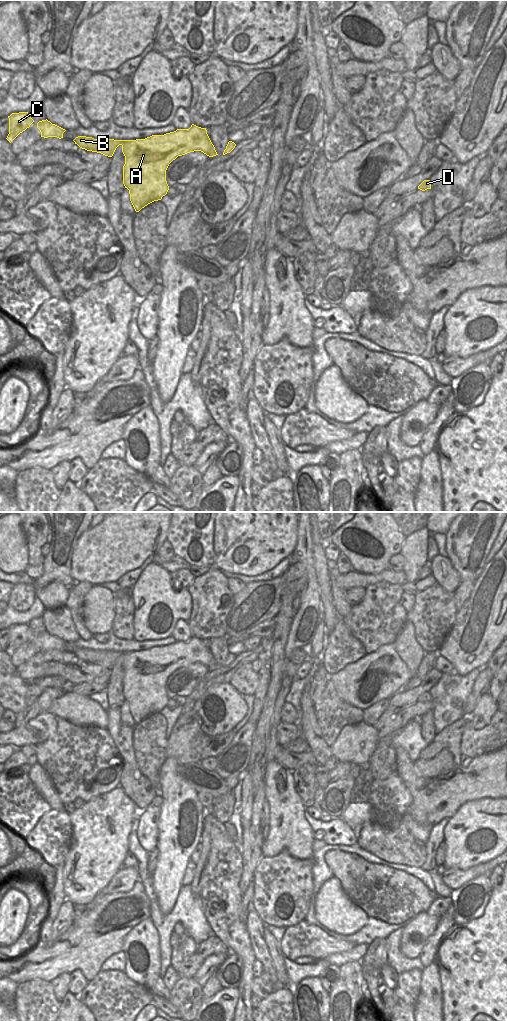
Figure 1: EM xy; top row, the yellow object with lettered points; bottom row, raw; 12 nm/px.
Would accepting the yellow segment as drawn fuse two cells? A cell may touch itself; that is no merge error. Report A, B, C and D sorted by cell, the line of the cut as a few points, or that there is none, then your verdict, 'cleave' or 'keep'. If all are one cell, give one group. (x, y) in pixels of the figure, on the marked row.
groups A B C D; cut none; keep

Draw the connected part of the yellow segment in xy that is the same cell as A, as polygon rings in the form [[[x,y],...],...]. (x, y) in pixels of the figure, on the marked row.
[[[194,124],[189,129],[177,129],[164,135],[145,139],[114,140],[78,136],[74,140],[80,148],[112,157],[121,145],[125,156],[123,184],[129,190],[136,212],[148,204],[161,200],[169,190],[166,170],[178,156],[201,151],[209,157],[218,155],[206,128]]]

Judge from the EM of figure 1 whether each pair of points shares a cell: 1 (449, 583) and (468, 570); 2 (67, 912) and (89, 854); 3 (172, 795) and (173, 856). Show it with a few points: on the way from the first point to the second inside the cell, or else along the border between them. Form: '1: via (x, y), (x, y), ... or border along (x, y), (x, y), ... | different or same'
1: border along (447, 556), (461, 581) | different
2: border along (66, 899), (74, 904) | different
3: via (175, 810), (176, 841) | same

